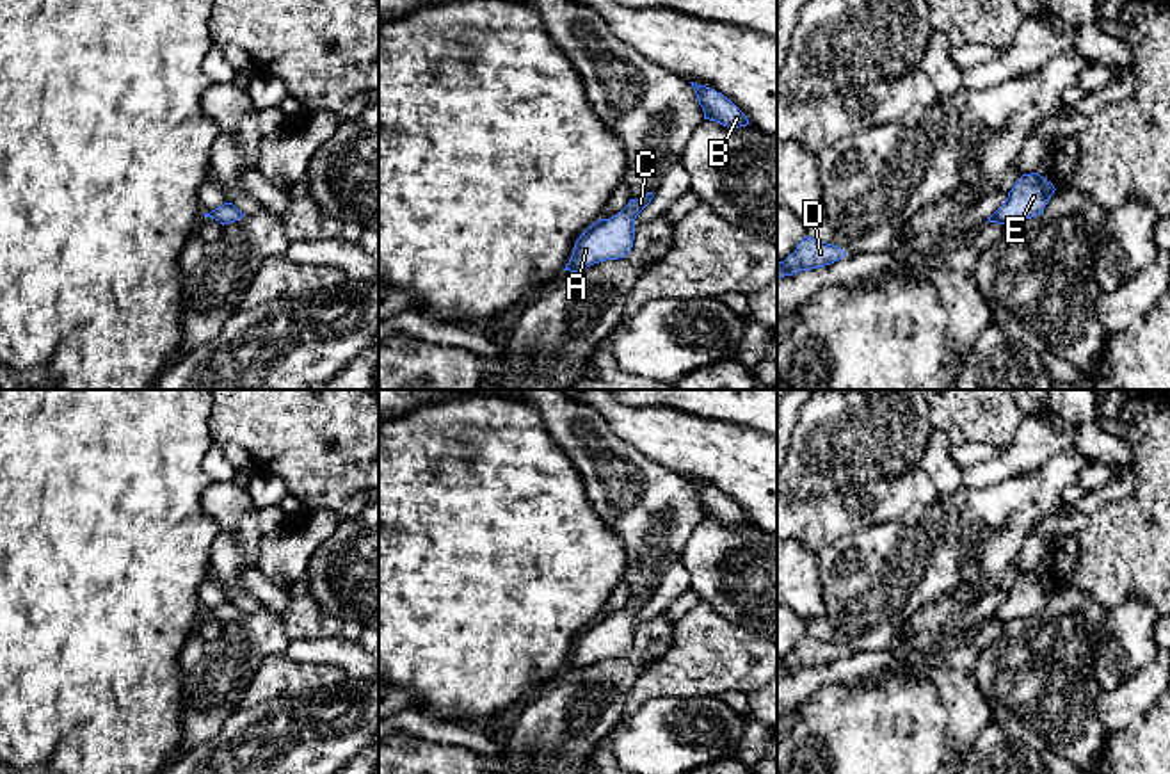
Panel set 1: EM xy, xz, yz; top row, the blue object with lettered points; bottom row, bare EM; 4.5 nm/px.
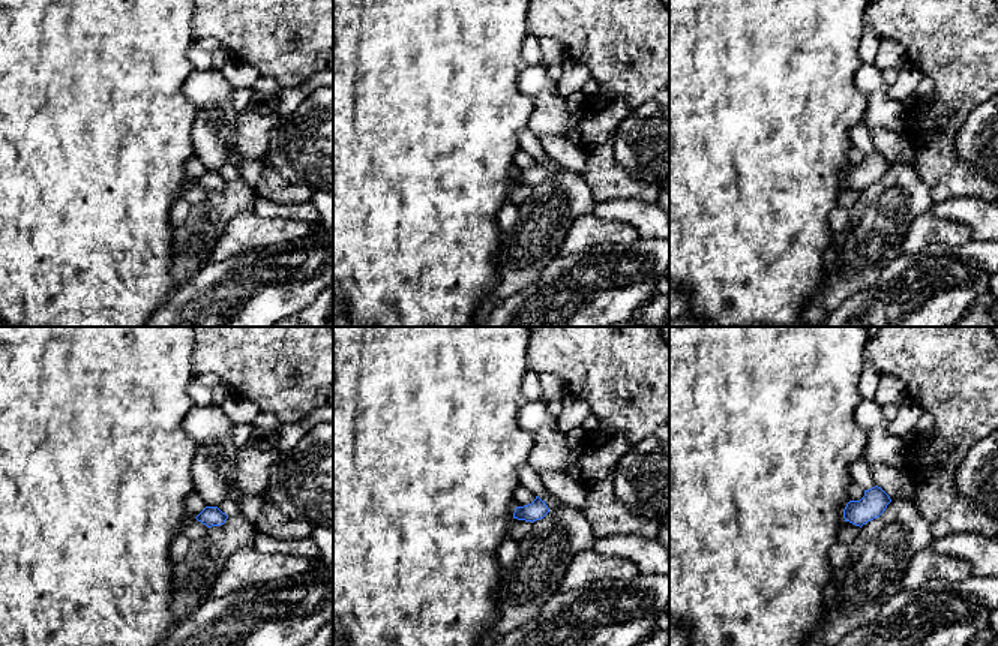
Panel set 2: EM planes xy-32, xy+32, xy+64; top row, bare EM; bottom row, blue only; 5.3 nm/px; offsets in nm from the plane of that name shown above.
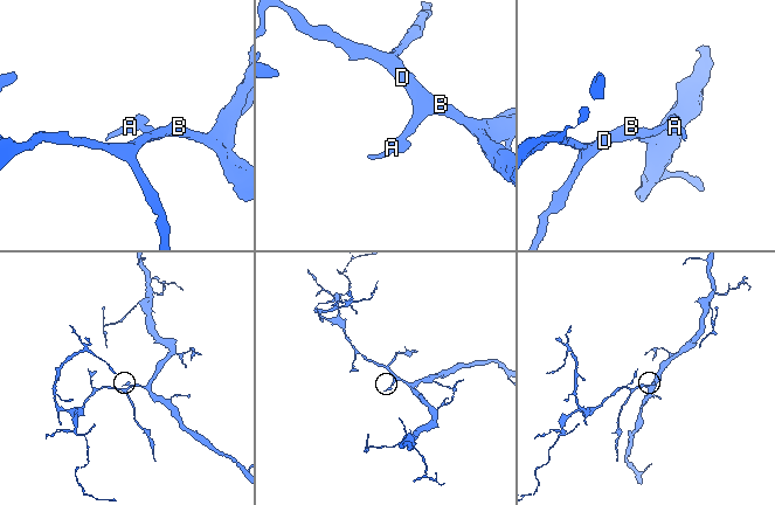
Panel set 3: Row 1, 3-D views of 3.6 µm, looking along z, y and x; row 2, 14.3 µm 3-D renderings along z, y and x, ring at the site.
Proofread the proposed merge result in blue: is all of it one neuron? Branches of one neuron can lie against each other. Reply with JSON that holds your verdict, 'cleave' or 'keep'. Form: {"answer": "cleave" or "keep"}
{"answer": "keep"}

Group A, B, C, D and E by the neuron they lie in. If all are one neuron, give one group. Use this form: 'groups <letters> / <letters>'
groups A B C D E

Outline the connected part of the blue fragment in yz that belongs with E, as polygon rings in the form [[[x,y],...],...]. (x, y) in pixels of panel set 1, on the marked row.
[[[1038,173],[1022,174],[1008,192],[1003,206],[987,222],[1005,224],[1006,221],[1037,217],[1044,212],[1054,190],[1054,185]]]

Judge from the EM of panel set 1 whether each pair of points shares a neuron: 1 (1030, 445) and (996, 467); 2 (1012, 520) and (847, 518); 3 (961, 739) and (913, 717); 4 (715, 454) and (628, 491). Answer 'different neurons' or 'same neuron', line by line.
1: same neuron
2: different neurons
3: different neurons
4: different neurons

